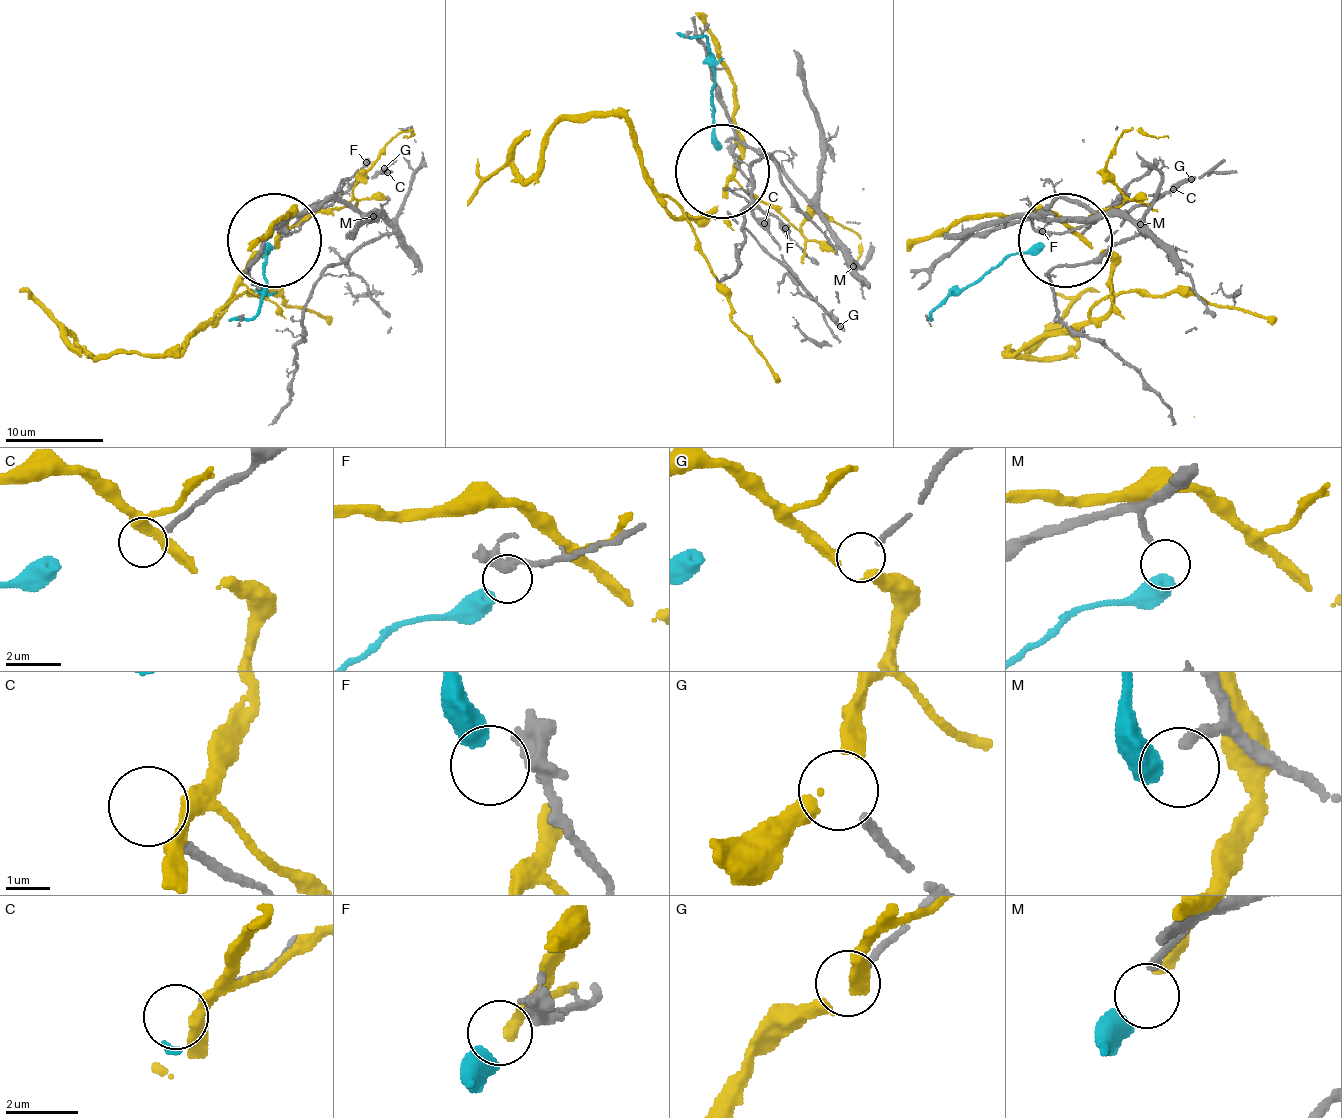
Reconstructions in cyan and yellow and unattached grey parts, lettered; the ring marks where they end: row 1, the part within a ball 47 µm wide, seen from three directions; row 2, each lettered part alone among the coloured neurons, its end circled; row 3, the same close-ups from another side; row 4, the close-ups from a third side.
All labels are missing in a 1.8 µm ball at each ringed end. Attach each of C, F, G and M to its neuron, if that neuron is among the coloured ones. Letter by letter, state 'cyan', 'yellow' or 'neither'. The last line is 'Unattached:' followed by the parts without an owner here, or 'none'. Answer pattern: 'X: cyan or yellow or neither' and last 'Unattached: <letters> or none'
C: neither
F: cyan
G: yellow
M: neither
Unattached: C, M

